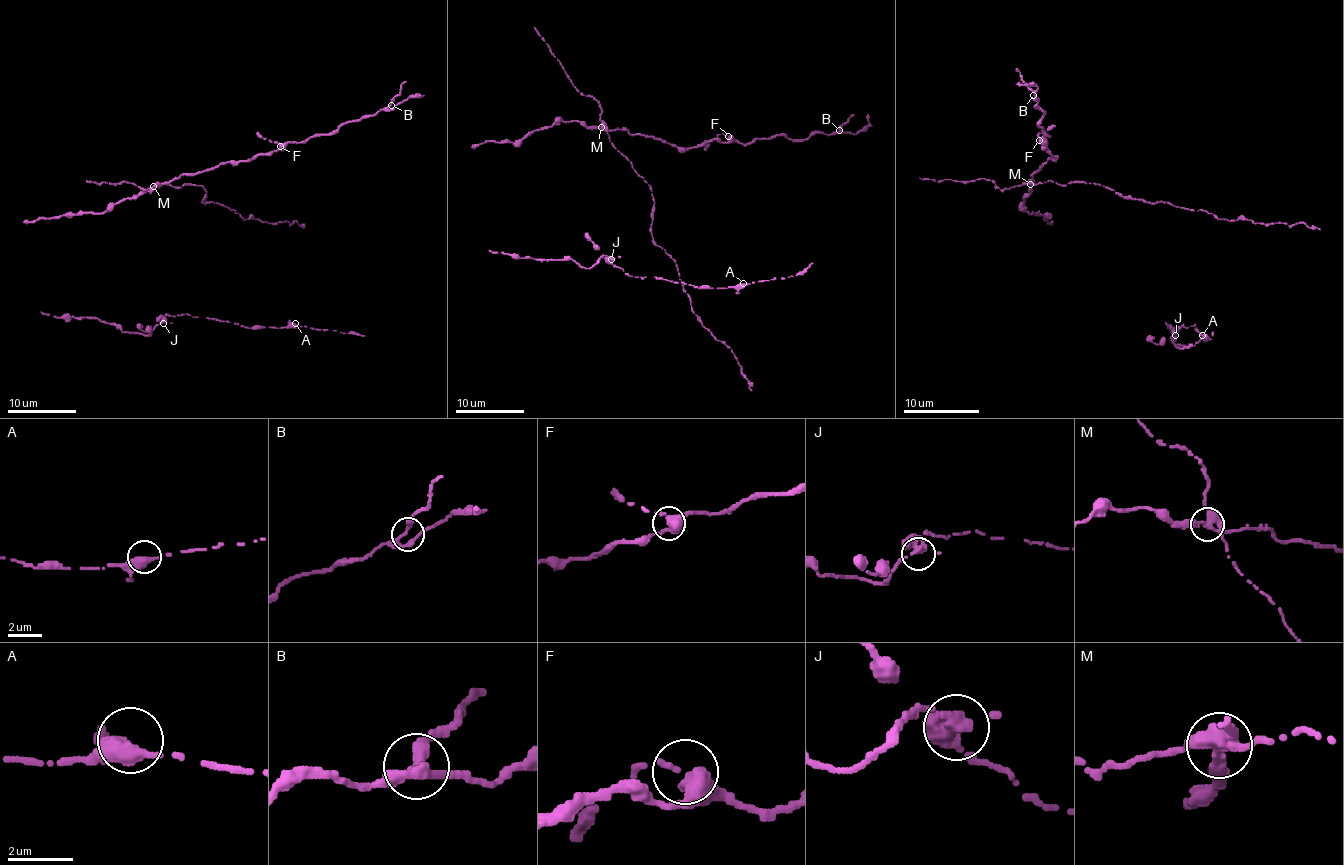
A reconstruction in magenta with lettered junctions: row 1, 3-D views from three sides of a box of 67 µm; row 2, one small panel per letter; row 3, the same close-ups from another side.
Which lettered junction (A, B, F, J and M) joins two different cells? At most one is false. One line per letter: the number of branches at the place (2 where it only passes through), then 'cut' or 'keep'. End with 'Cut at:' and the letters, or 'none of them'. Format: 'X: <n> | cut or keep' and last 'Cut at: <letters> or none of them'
A: 2 | keep
B: 3 | keep
F: 4 | keep
J: 5 | keep
M: 4 | cut
Cut at: M

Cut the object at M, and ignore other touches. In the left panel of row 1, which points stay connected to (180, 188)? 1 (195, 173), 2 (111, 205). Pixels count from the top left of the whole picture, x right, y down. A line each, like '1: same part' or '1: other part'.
1: other part
2: other part

